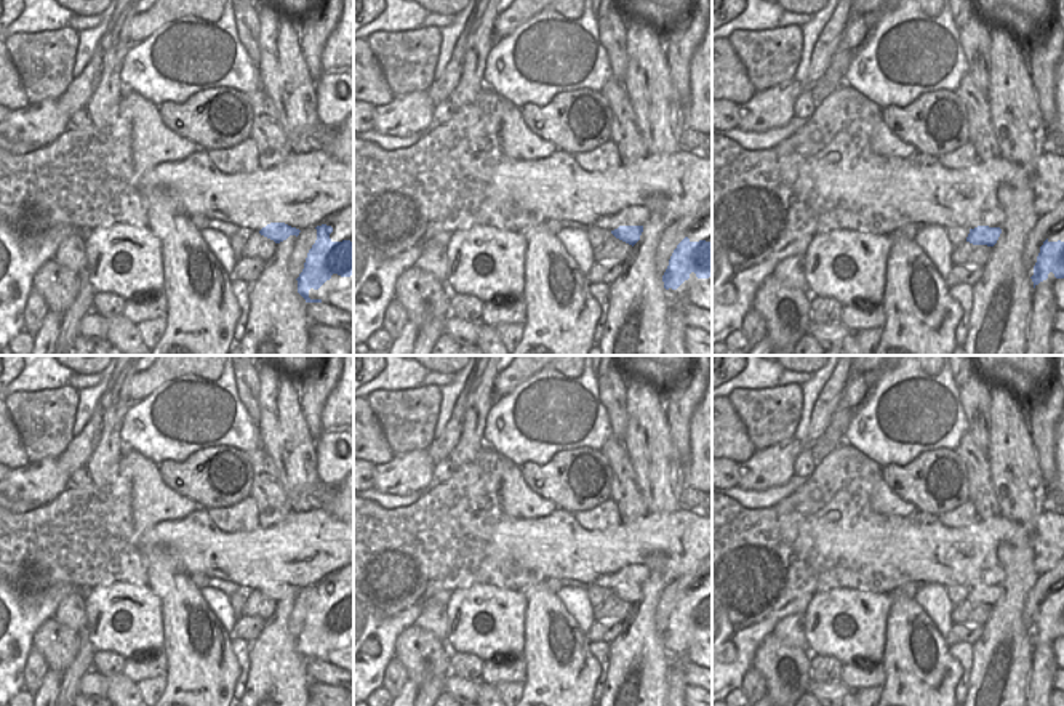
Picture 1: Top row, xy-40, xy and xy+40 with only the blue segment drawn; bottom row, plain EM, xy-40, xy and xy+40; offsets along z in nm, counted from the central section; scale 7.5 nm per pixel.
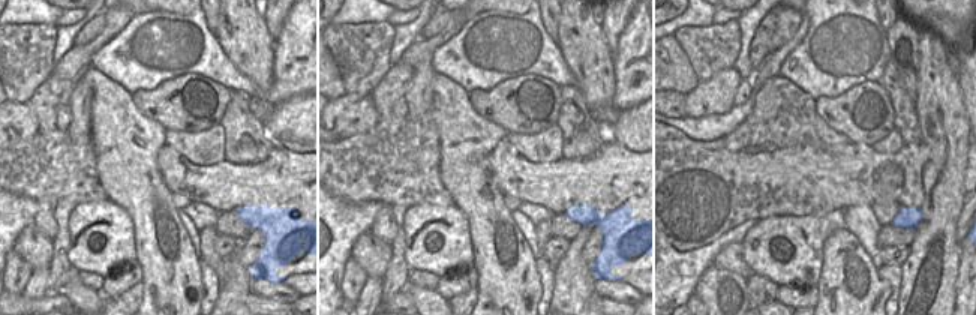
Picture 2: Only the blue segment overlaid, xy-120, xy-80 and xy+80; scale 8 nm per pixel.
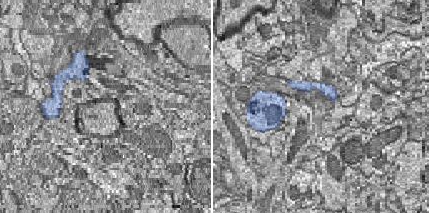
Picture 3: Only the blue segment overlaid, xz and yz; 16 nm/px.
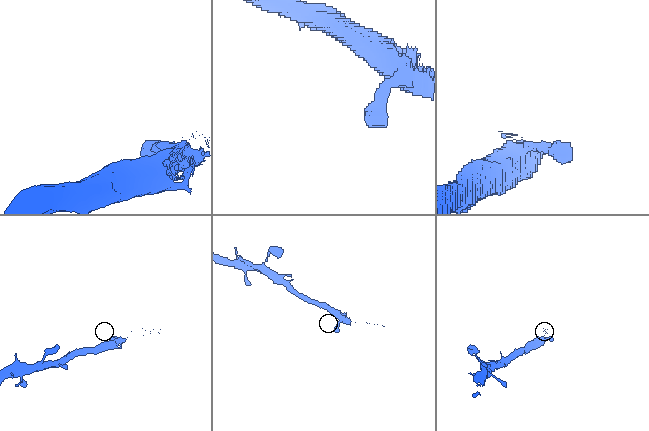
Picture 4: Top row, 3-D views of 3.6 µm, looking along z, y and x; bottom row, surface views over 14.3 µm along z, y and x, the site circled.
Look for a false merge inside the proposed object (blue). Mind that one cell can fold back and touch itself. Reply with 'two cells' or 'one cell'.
one cell

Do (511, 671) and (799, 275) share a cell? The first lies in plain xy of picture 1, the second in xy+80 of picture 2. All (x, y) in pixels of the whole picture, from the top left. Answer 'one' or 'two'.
two

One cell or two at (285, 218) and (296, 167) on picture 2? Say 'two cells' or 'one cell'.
two cells

